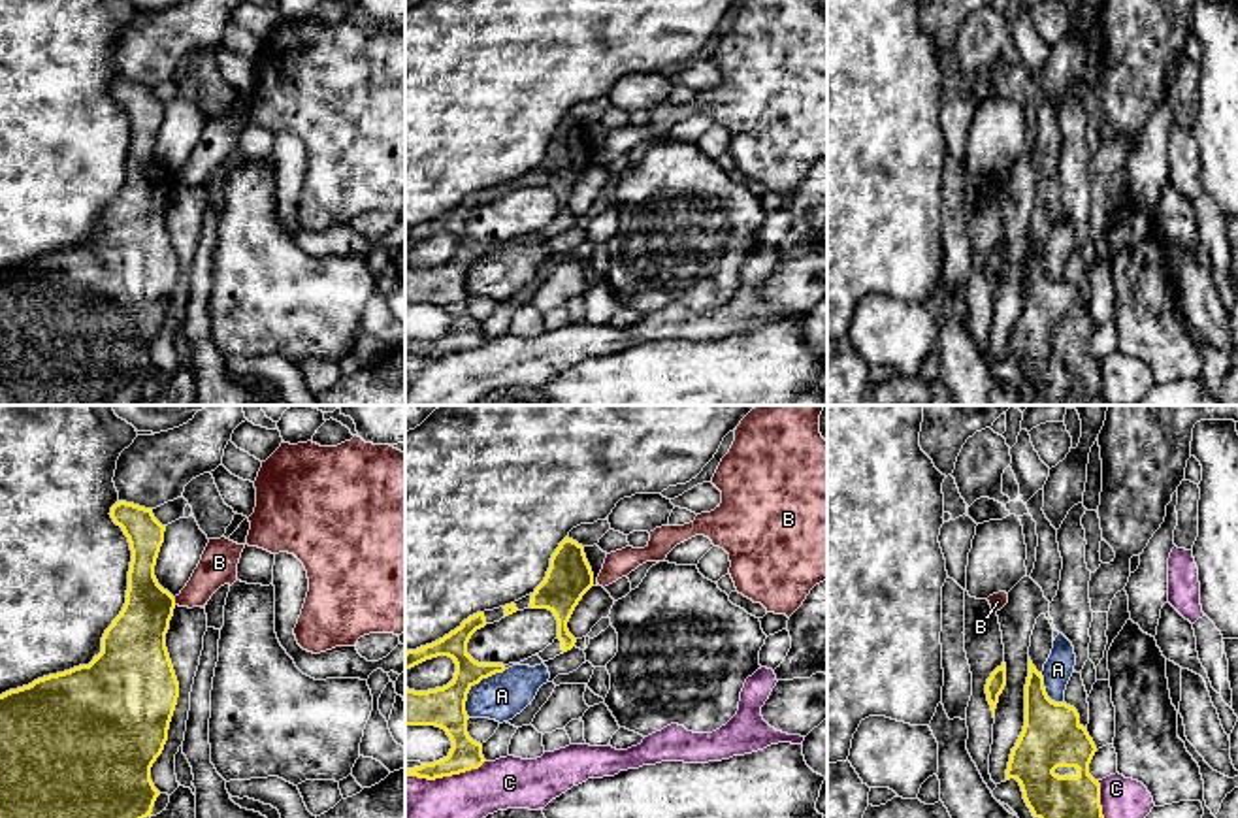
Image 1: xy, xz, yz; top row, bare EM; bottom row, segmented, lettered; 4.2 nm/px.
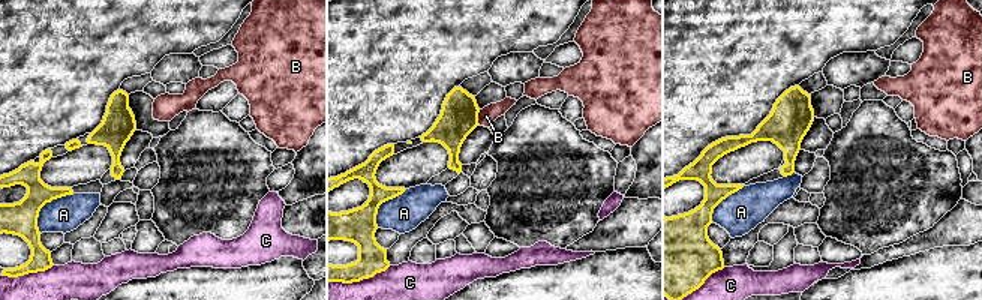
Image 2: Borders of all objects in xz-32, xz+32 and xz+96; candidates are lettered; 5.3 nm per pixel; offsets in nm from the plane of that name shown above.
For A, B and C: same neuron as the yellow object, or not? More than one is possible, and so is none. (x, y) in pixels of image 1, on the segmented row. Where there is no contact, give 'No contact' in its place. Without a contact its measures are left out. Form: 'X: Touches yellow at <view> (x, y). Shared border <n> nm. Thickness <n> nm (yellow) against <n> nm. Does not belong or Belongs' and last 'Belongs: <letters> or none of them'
A: Touches yellow at xz (473, 685). Shared border 260 nm. Thickness 180 nm (yellow) against 200 nm. Does not belong
B: Touches yellow at xy (174, 602). Shared border 30 nm. Thickness 280 nm (yellow) against 160 nm. Does not belong
C: Touches yellow at xz (445, 775). Shared border 360 nm. Thickness 140 nm (yellow) against 220 nm. Does not belong
Belongs: none of them

